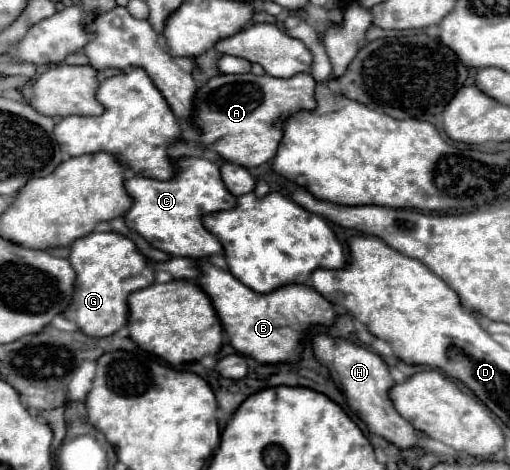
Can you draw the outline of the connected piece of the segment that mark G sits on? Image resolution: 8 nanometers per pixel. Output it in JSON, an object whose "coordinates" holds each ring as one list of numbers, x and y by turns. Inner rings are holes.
{"coordinates":[[97,232,97,234,89,234,89,236,75,240,71,244,69,262,77,274,75,290,73,290,67,310,63,310,61,316,75,322,79,326,79,330,91,338,111,336,119,328,123,328,127,324,127,296,153,282,153,268,147,264,147,258,141,252,137,252,137,246,129,238,115,234,115,232]]}

